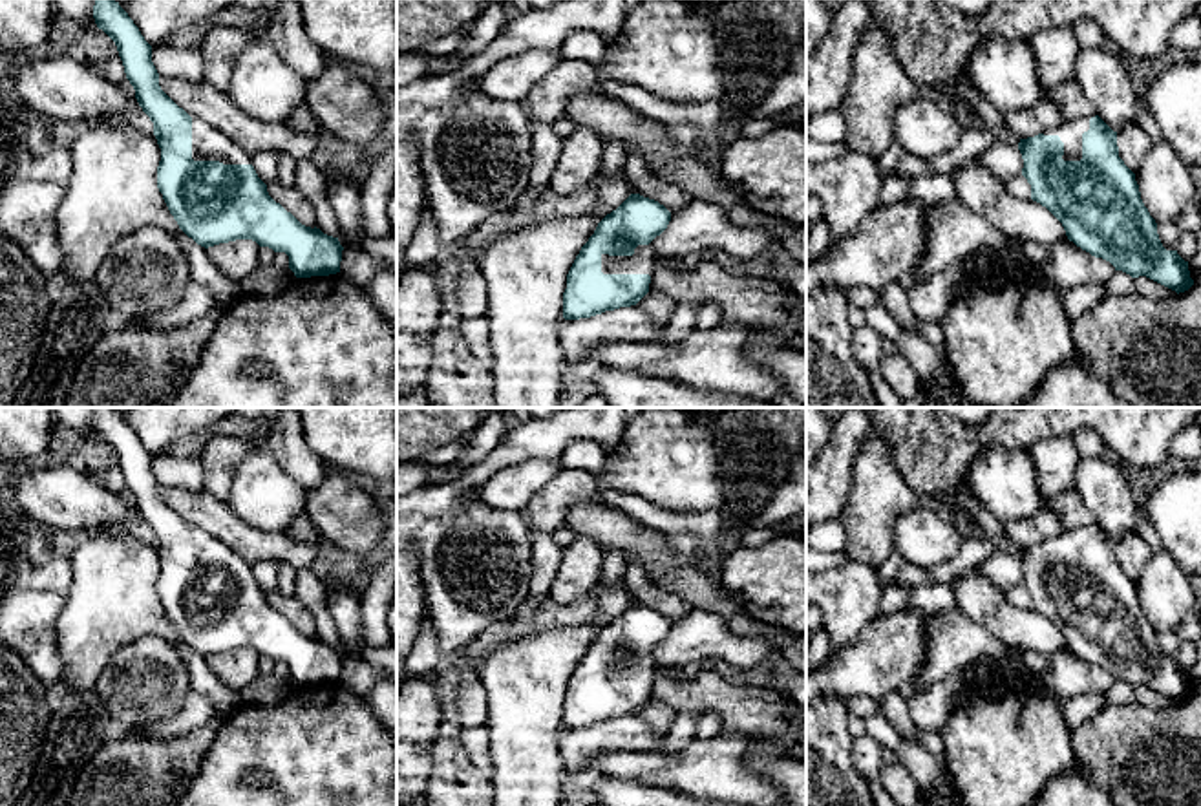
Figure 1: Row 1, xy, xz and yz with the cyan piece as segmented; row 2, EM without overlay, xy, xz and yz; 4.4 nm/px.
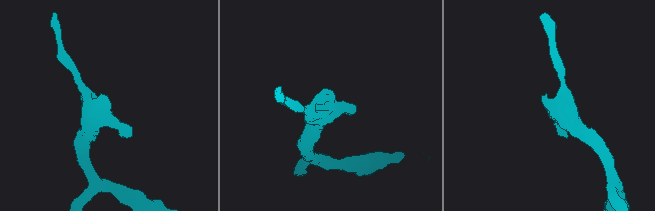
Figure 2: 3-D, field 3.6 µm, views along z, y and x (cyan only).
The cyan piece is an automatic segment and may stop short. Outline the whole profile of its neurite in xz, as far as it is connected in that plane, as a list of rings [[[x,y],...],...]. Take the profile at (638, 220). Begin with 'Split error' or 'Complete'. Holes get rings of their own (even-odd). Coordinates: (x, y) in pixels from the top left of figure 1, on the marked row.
Split error. [[[631,194],[581,247],[563,292],[563,318],[579,320],[636,305],[647,292],[658,254],[649,245],[671,221],[654,199]]]

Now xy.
Split error. [[[95,0],[93,18],[97,27],[115,42],[135,99],[154,122],[154,135],[161,148],[157,188],[179,228],[205,249],[236,239],[252,239],[260,247],[285,252],[289,269],[296,278],[340,272],[344,247],[338,238],[327,236],[316,227],[302,225],[269,196],[267,185],[252,166],[252,155],[207,121],[190,117],[161,90],[159,73],[152,62],[152,46],[119,2]]]

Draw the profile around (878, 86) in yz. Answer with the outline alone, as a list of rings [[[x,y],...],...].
[[[866,27],[852,51],[852,79],[837,111],[846,122],[845,146],[877,157],[894,143],[892,119],[919,86],[905,73],[887,37]]]

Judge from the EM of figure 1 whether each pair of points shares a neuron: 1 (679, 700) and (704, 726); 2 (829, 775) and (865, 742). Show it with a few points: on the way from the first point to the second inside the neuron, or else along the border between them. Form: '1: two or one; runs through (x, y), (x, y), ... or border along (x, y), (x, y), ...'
1: two; border along (697, 719), (715, 711), (722, 728)
2: two; border along (852, 739), (854, 768), (867, 781)

